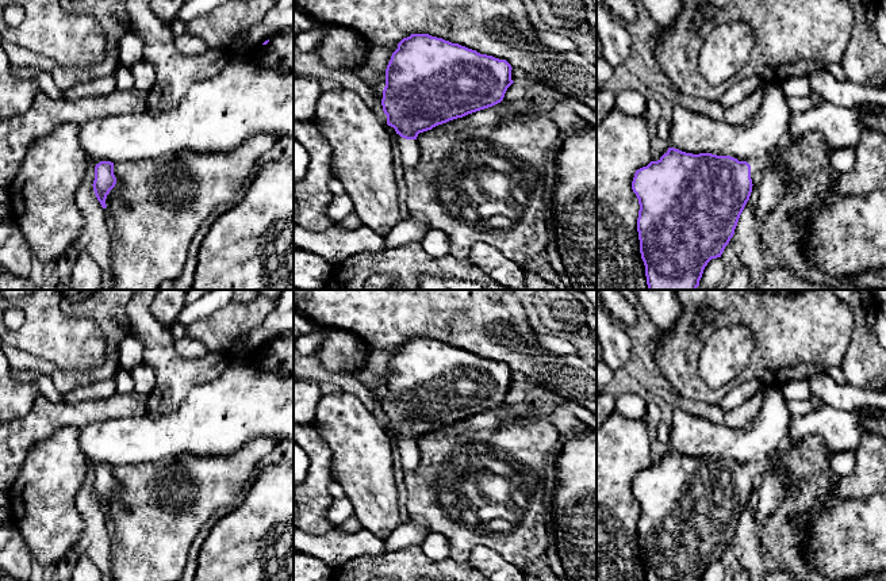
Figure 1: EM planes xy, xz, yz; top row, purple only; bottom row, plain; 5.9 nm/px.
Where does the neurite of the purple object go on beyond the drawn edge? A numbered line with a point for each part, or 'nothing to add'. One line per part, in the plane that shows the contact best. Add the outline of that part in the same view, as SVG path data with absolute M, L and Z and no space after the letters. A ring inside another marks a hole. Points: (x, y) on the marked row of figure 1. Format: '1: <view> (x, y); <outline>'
1: yz (758, 165); M774 148L771 152L768 152L766 156L759 158L749 158L747 163L751 165L751 179L753 184L753 179L763 175L766 169L768 169L772 163L776 160L778 154L783 150L779 148Z

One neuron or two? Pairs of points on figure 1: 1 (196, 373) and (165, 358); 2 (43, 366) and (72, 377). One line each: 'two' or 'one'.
1: one
2: one

